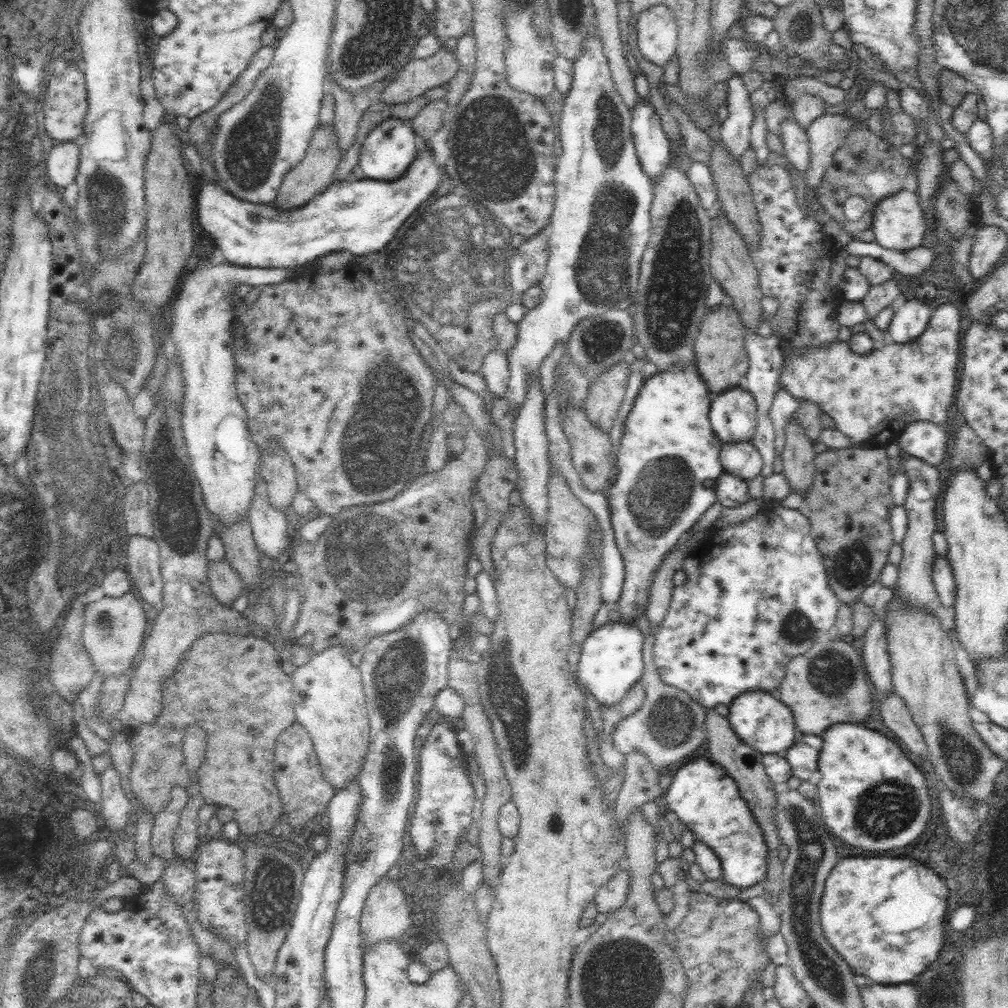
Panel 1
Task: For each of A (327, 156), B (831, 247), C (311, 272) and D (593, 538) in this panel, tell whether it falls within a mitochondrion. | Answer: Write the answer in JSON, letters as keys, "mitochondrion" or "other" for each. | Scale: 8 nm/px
{"A":"other","B":"other","C":"other","D":"mitochondrion"}

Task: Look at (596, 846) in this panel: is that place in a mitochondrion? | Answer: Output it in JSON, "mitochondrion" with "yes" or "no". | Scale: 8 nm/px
{"mitochondrion":"yes"}

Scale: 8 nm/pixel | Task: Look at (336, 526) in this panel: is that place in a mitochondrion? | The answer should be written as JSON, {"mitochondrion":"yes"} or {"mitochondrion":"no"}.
{"mitochondrion":"yes"}

